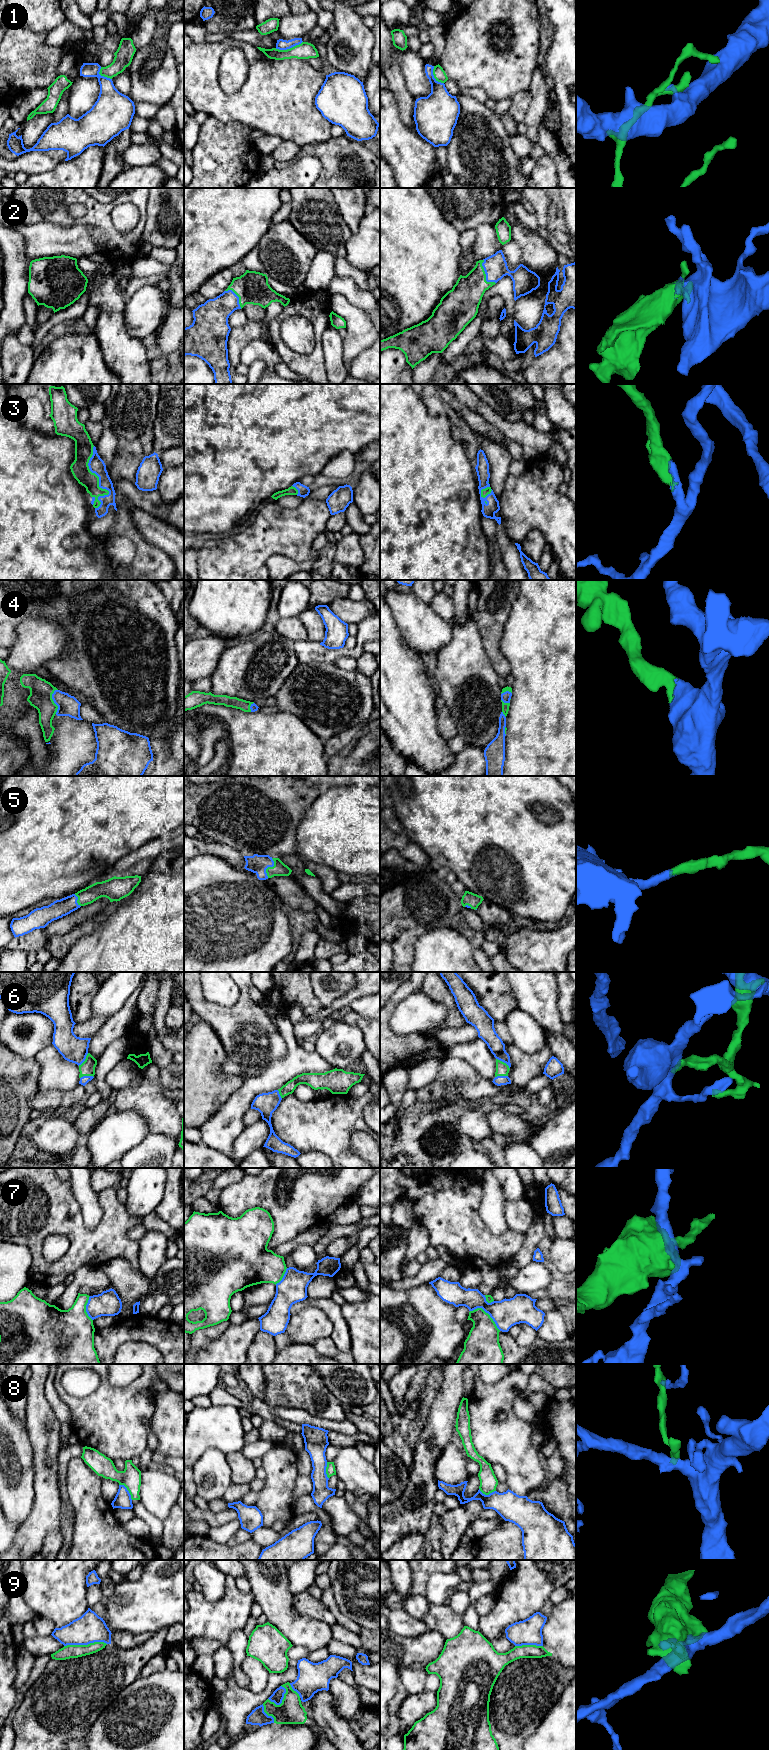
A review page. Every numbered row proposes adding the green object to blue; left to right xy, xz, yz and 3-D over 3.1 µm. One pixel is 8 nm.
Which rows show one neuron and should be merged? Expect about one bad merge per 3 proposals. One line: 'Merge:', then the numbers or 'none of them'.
Merge: 2, 3, 4, 5, 6

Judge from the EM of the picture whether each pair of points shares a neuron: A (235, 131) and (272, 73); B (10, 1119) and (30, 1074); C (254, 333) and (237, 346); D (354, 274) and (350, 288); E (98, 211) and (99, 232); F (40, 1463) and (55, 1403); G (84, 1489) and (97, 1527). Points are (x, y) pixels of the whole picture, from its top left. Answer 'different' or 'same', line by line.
A: different
B: same
C: same
D: different
E: same
F: different
G: same

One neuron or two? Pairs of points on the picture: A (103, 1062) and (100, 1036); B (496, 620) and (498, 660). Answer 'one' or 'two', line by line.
A: two
B: one

